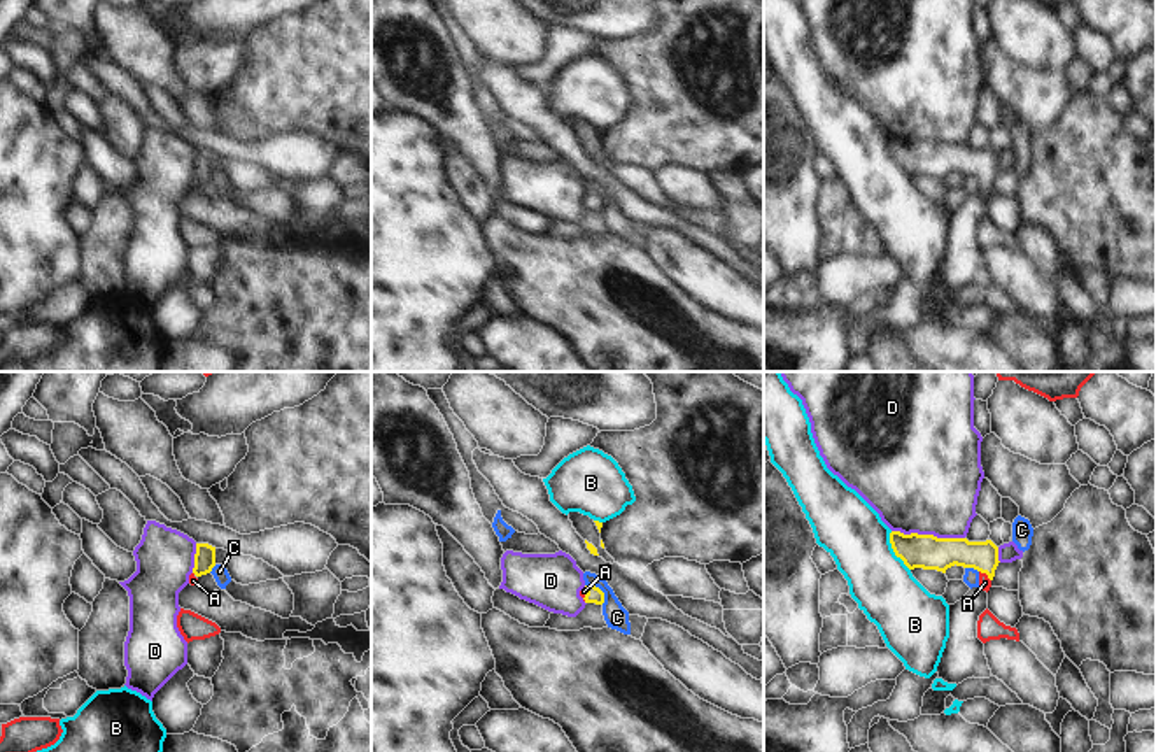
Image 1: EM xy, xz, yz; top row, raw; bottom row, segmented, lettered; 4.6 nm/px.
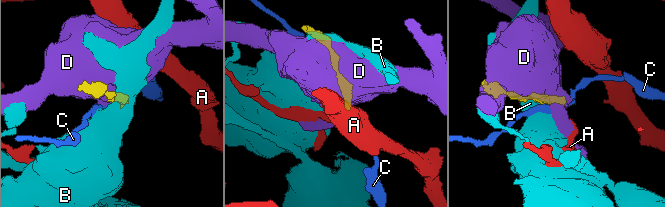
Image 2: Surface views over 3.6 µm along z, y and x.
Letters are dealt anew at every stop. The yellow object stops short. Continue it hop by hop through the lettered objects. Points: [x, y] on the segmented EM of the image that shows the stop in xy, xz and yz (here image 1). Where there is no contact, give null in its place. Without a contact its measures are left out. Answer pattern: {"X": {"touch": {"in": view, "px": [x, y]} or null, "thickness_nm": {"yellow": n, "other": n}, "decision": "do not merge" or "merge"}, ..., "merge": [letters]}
{"A": {"touch": {"in": "yz", "px": [986, 574]}, "thickness_nm": {"yellow": 150, "other": 60}, "decision": "merge"}, "B": {"touch": {"in": "yz", "px": [894, 551]}, "thickness_nm": {"yellow": 160, "other": 280}, "decision": "do not merge"}, "C": {"touch": {"in": "xz", "px": [599, 589]}, "thickness_nm": {"yellow": 80, "other": 110}, "decision": "do not merge"}, "D": {"touch": {"in": "yz", "px": [929, 535]}, "thickness_nm": {"yellow": 160, "other": 480}, "decision": "do not merge"}, "merge": ["A"]}

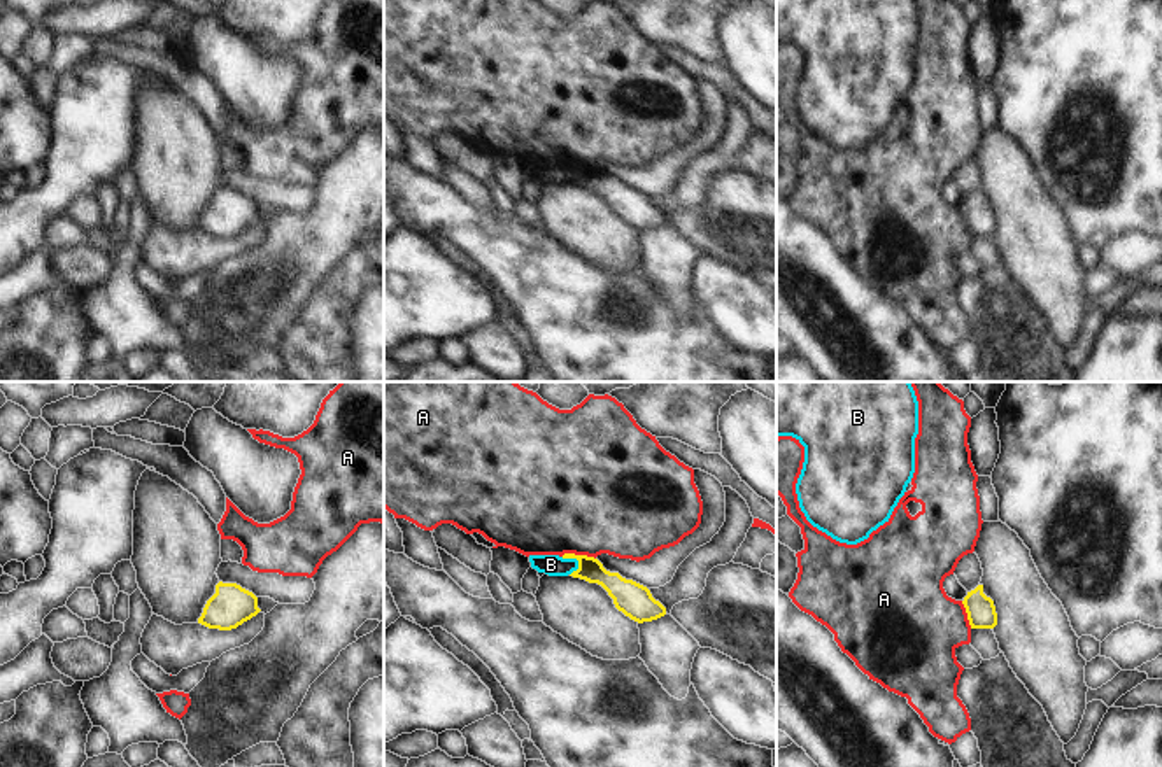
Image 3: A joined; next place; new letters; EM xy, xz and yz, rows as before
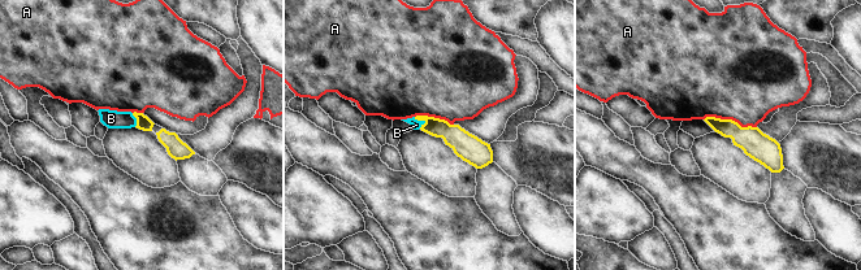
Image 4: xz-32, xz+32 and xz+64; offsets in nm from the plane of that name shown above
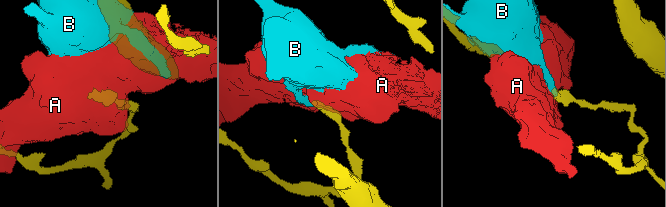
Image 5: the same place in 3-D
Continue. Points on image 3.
{"A": {"touch": {"in": "xz", "px": [579, 555]}, "thickness_nm": {"yellow": 110, "other": 480}, "decision": "do not merge"}, "B": {"touch": {"in": "xz", "px": [573, 557]}, "thickness_nm": {"yellow": 110, "other": 100}, "decision": "do not merge"}, "merge": []}

